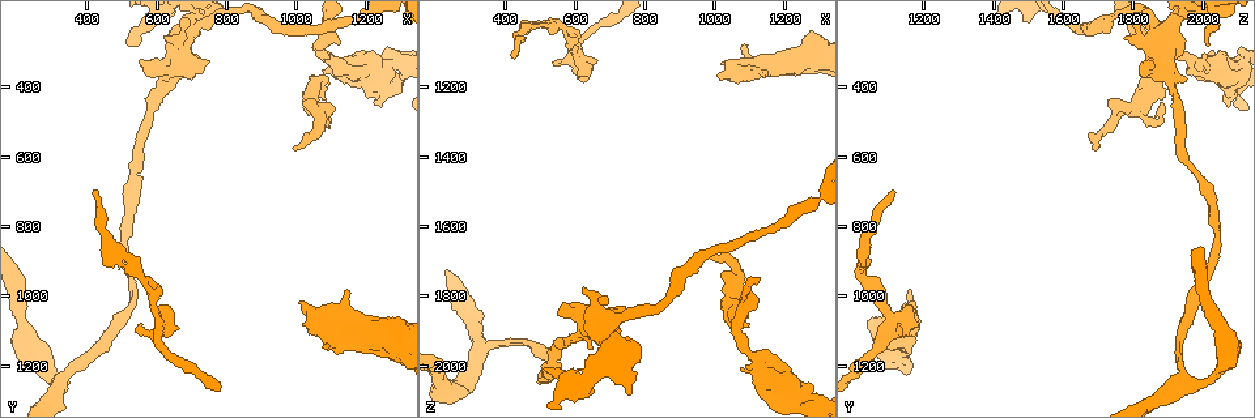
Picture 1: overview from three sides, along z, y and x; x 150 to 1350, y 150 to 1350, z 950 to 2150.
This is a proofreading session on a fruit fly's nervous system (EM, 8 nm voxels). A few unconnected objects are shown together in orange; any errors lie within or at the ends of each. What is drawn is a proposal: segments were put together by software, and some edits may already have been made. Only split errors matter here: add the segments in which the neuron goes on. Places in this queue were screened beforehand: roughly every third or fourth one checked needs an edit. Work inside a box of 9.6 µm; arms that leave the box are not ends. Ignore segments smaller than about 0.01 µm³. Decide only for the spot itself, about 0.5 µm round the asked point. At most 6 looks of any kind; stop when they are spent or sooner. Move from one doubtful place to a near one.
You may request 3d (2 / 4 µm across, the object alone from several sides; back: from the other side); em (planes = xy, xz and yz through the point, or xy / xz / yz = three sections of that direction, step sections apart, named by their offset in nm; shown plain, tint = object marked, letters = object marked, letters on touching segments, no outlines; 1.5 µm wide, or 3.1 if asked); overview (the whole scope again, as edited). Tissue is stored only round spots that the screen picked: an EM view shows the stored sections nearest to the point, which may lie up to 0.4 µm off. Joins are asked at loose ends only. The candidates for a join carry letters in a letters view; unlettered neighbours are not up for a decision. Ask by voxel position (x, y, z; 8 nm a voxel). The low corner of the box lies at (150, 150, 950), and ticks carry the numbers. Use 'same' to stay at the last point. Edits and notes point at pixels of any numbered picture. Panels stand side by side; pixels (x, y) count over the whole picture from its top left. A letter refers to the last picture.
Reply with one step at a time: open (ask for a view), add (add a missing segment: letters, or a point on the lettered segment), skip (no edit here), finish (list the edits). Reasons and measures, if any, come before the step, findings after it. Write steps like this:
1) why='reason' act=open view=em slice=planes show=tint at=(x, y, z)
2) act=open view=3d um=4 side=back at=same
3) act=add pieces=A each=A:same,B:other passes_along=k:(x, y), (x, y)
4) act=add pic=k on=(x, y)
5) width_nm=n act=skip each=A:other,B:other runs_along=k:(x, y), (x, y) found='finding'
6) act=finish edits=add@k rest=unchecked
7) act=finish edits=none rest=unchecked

why='branch stops here' act=open view=3d um=4 at=(1150, 980, 1170)

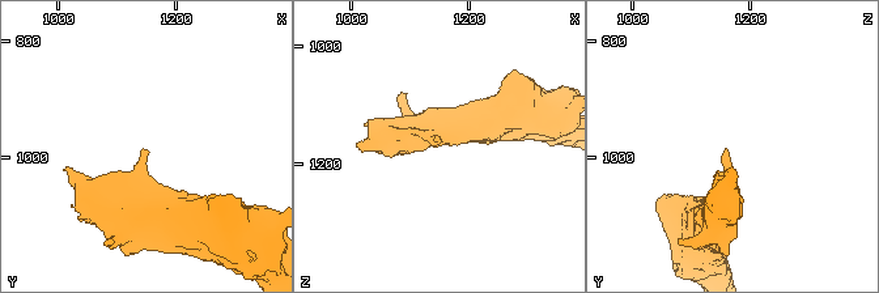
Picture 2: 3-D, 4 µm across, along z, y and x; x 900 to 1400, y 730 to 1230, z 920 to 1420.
act=open view=em slice=planes show=letters at=(1150, 990, 1165)

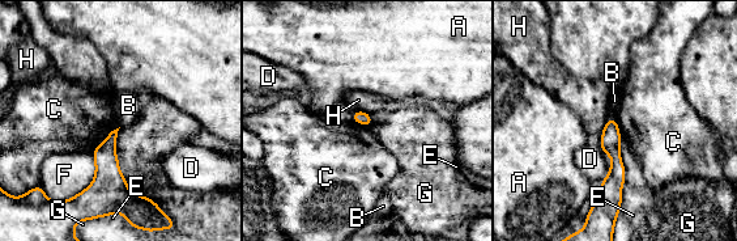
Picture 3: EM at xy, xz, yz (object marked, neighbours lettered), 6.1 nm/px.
act=skip each=A:other,B:other,C:other,D:other,E:other,F:other,G:other,H:other border=3:(119, 127), (114, 129), (93, 149) found='no lettered segment goes on from it'

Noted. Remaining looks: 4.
why='tapers out' act=open view=em slice=xz step=4 show=letters at=(990, 580, 1690)

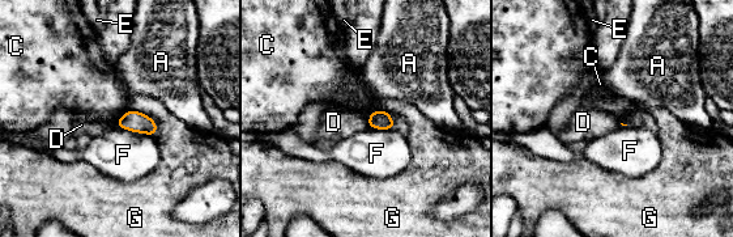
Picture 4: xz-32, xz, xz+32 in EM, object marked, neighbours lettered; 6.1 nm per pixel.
act=skip each=A:other,C:other,D:other,E:other,F:other,G:other border=4:(366, 117), (369, 127) found='none of them fits'

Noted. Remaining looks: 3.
why='an open end' act=open view=em slice=planes show=letters at=(1230, 440, 2060)

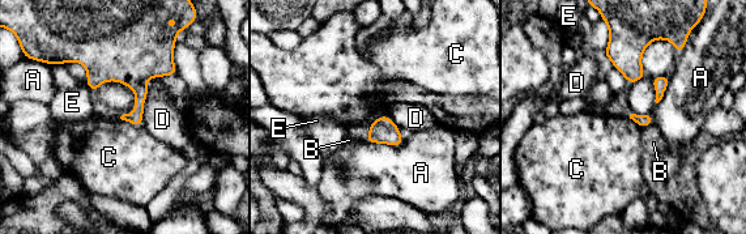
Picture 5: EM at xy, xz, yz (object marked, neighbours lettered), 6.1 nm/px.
longest_contact=A:240nm act=skip each=A:other,B:other,C:other,D:other,E:other border=5:(120, 118), (141, 127) found='no lettered segment goes on from it'

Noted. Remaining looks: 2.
act=finish edits=none rest=unchecked

